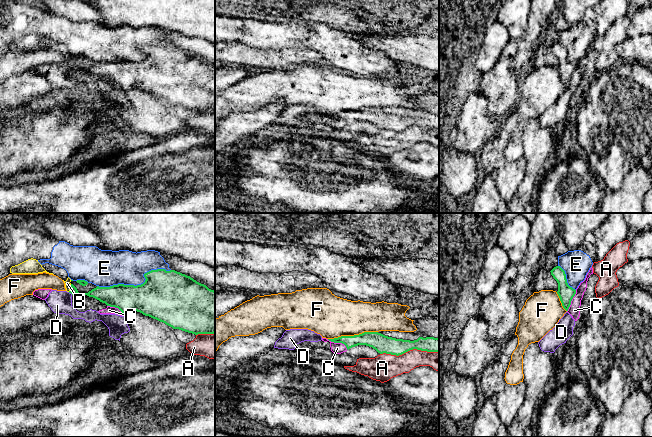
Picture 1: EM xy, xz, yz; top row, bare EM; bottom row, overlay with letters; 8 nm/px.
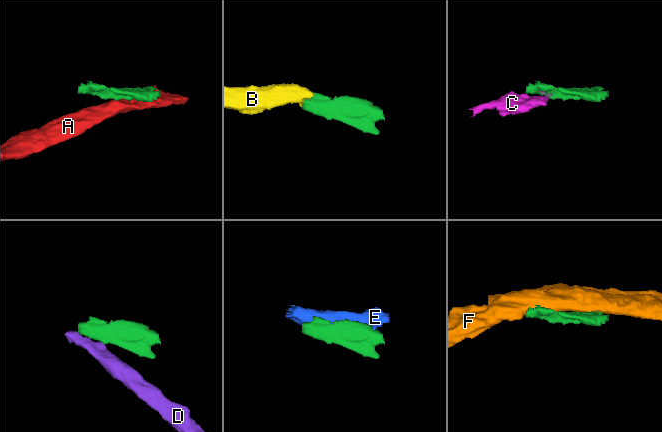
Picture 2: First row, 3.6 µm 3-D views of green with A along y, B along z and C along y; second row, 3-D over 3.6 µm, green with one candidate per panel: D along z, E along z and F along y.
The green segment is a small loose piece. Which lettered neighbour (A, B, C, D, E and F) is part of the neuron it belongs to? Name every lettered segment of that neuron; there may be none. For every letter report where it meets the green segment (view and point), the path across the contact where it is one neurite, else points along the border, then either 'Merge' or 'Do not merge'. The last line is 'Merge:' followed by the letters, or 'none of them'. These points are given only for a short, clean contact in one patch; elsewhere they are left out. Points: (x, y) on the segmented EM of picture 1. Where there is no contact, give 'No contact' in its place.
A: Touches green at xz (409, 350). Do not merge
B: Touches green at xy (70, 288). Path across: xy (73, 290), (70, 288), (67, 283). Merge
C: Touches green at xz (338, 342). Boundary: xz (327, 339), (333, 342), (341, 342), (347, 349). Do not merge
D: Touches green at xy (70, 292). Do not merge
E: Touches green at xy (137, 285). Do not merge
F: Touches green at xz (352, 336). Do not merge
Merge: B

